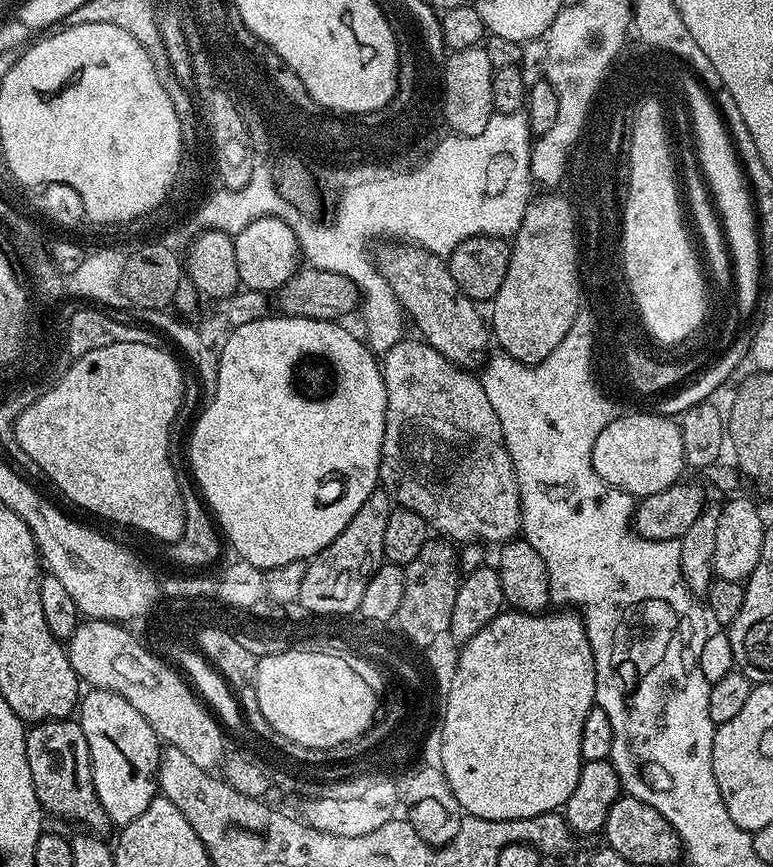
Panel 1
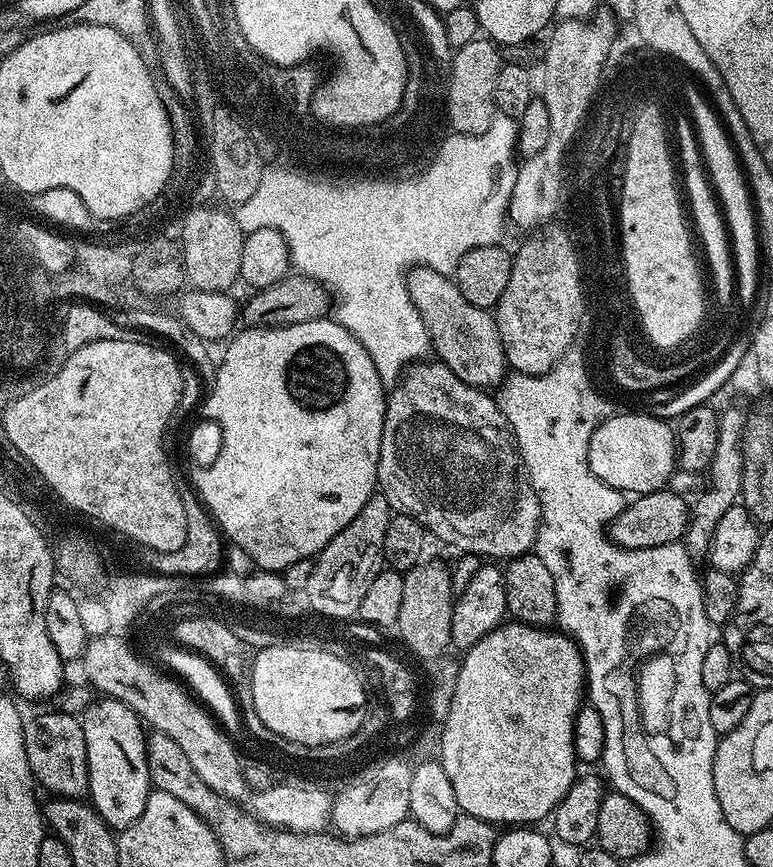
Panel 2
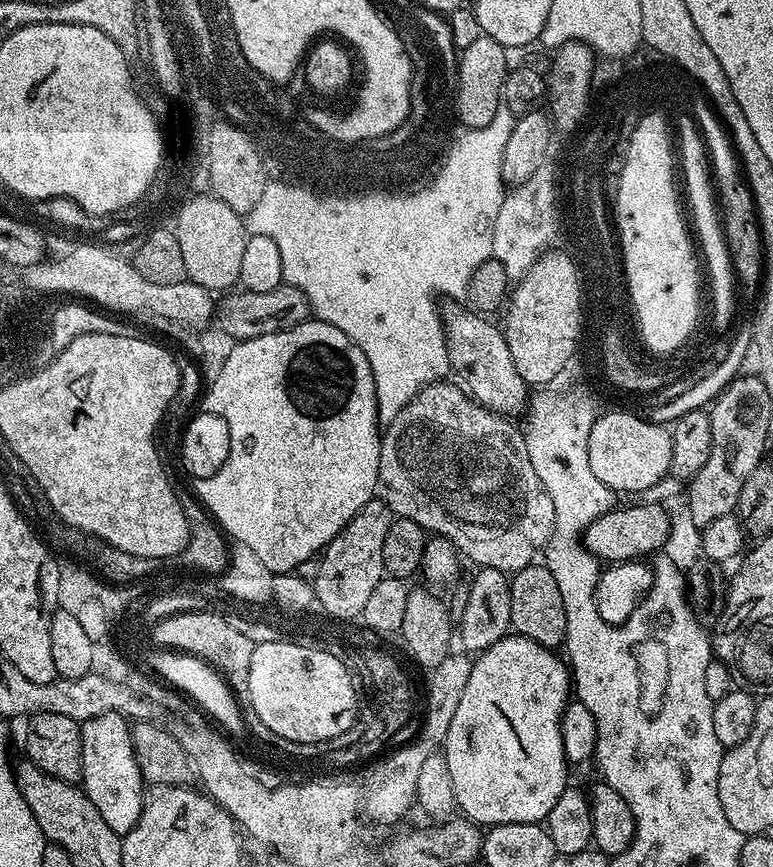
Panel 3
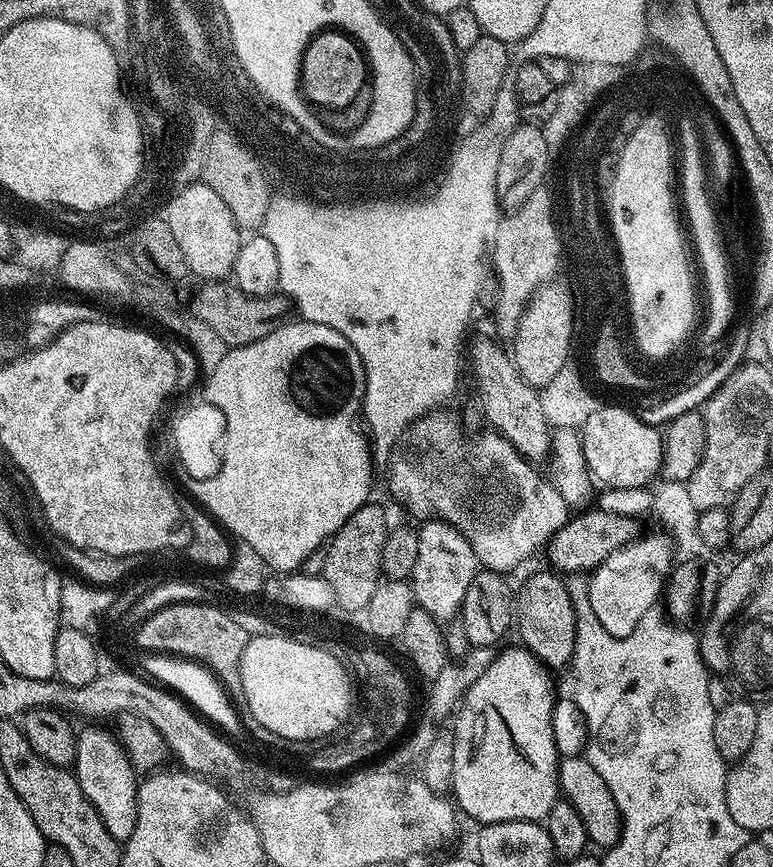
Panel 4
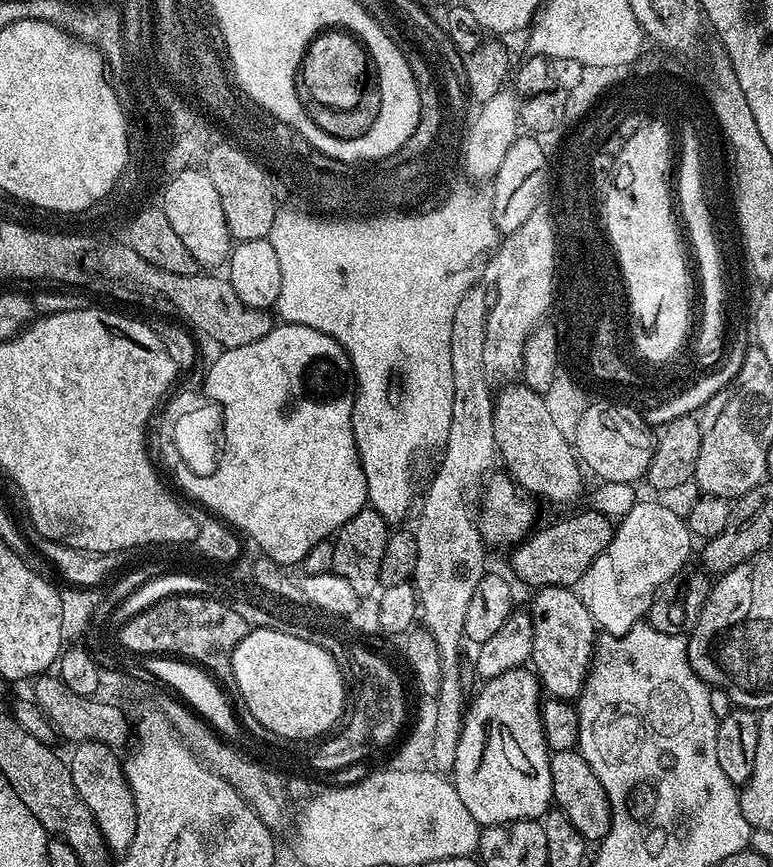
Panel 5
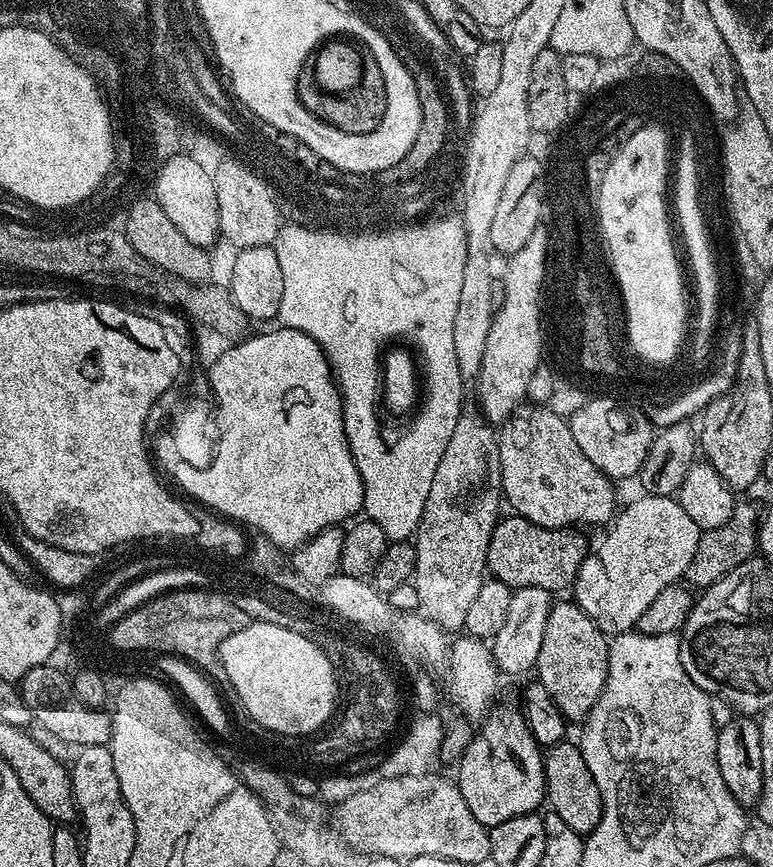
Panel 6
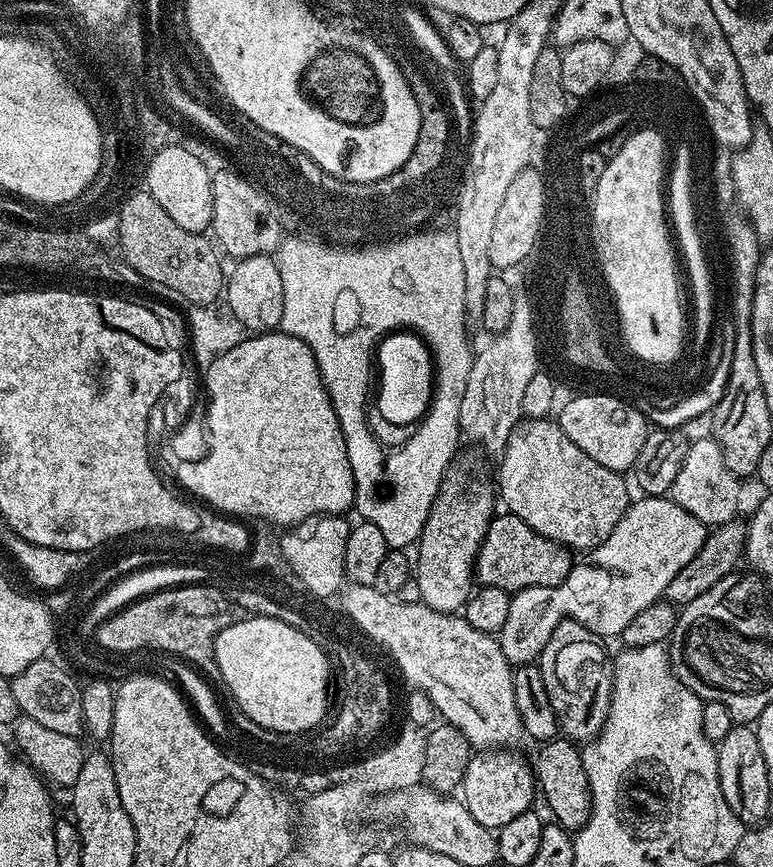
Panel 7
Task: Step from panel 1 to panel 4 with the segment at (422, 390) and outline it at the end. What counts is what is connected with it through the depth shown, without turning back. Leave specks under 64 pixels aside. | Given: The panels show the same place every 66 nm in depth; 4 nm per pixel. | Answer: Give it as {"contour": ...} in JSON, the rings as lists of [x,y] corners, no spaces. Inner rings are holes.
{"contour":[[[440,410],[417,420],[396,445],[386,465],[388,488],[392,496],[408,512],[421,518],[442,520],[456,527],[469,541],[479,565],[489,572],[511,573],[528,561],[563,528],[570,519],[566,498],[552,484],[551,479],[539,476],[533,465],[521,456],[506,438],[495,430],[480,430],[468,444],[469,433],[456,412]]]}

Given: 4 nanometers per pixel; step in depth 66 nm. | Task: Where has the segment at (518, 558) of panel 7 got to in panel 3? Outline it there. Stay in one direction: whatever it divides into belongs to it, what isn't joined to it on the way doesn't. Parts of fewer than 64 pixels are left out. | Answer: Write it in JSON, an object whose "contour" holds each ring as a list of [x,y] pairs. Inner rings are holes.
{"contour":[[[636,502],[630,506],[614,506],[587,527],[582,537],[585,548],[602,562],[623,562],[646,558],[650,552],[660,552],[667,542],[670,526],[669,509],[664,504]]]}

